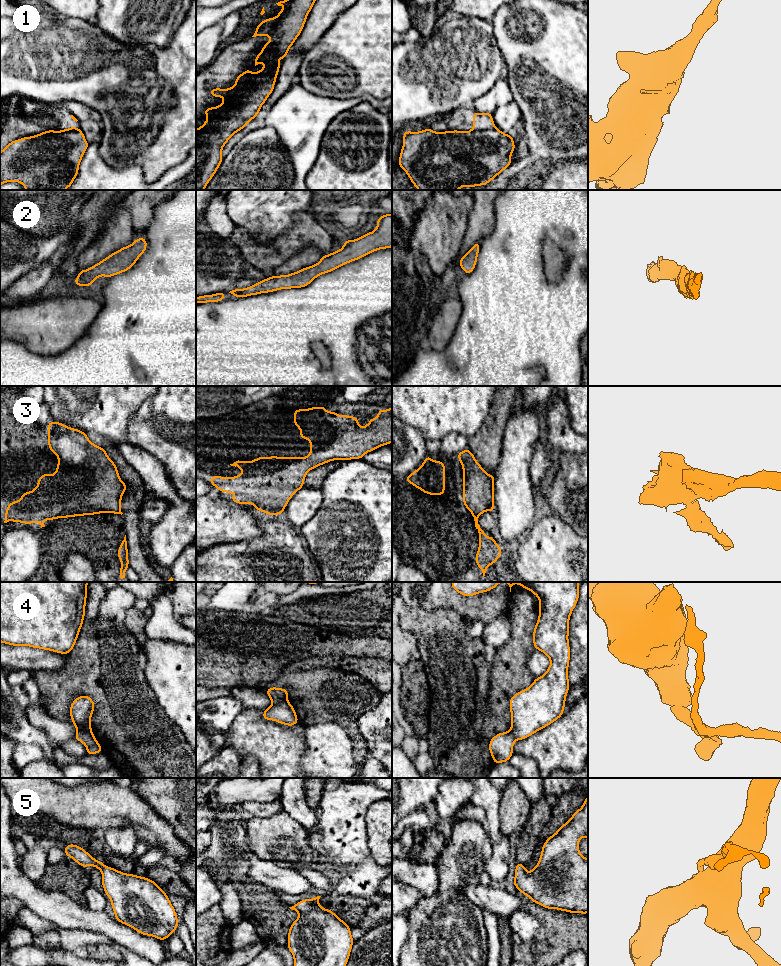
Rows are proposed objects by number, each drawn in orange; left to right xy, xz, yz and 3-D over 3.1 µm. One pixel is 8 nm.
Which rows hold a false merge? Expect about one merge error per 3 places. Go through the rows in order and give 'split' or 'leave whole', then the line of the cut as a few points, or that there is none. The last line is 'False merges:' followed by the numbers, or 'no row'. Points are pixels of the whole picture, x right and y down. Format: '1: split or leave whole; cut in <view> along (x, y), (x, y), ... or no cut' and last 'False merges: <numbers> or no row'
1: split; cut in yz along (494, 127), (488, 130), (471, 130)
2: leave whole; no cut
3: leave whole; no cut
4: split; cut in xy along (77, 730), (92, 735)
5: leave whole; no cut
False merges: 1, 4

